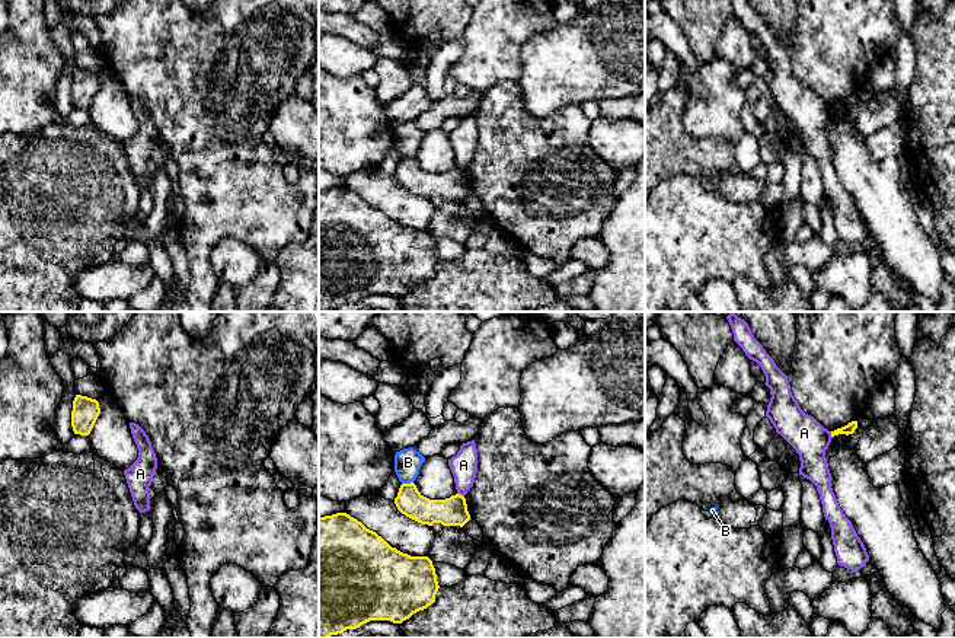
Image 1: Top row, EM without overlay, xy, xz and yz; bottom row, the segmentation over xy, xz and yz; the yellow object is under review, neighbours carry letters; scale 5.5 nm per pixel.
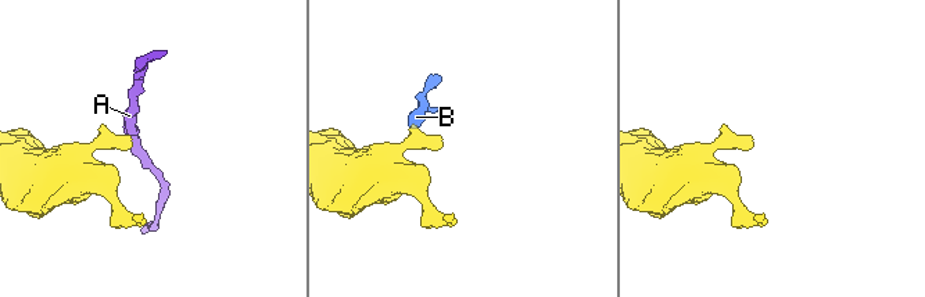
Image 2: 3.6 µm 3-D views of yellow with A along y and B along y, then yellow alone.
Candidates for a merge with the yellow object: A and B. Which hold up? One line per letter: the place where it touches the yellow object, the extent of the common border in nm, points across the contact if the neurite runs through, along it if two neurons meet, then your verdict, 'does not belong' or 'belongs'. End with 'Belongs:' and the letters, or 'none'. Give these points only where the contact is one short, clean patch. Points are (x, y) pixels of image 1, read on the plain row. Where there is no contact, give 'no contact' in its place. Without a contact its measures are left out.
A: meets yellow in xz at (459, 168); contact 50 nm long; border along xz (457, 166), (463, 171); does not belong
B: meets yellow in xz at (406, 158); contact 70 nm long; border along xz (412, 155), (402, 158); does not belong
Belongs: none

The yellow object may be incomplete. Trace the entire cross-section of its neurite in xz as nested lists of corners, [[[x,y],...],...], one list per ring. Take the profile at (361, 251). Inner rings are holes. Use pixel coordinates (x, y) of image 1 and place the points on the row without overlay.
[[[346,186],[319,191],[319,312],[329,312],[330,309],[342,307],[346,303],[357,303],[370,294],[390,294],[393,297],[402,297],[413,287],[431,280],[435,275],[438,262],[440,259],[435,242],[428,230],[411,230],[392,221],[381,210],[367,202],[361,195]]]

